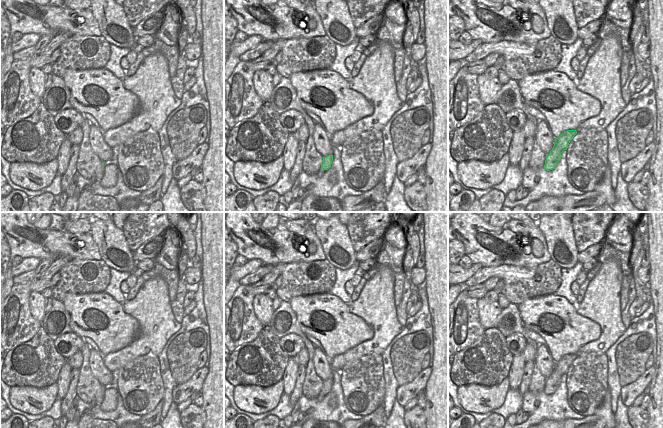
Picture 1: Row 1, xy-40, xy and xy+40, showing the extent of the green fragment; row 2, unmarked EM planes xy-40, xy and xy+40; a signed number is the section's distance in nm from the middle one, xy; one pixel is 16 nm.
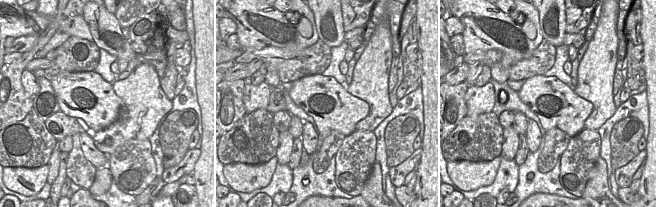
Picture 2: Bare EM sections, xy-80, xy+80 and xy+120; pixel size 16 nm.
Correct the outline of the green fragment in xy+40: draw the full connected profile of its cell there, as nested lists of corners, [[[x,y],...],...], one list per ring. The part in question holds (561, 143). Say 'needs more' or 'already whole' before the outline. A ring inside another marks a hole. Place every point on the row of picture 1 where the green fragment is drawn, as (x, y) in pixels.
already whole | [[[576,130],[564,131],[555,139],[554,146],[549,154],[546,155],[544,169],[547,171],[555,169],[561,159],[561,153],[567,150],[570,141],[577,134]]]

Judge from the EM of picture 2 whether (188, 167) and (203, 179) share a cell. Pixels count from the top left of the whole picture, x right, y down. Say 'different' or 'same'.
different

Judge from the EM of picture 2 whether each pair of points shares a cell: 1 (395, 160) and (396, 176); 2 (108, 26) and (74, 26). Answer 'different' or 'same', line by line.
1: different
2: different

